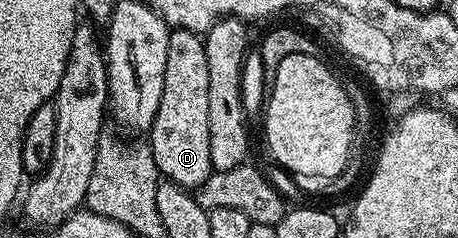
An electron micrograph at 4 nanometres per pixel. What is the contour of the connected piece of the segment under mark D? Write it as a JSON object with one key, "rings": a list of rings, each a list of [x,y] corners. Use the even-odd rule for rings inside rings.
{"rings":[[[173,29],[170,33],[162,104],[158,104],[150,137],[154,164],[167,181],[192,192],[211,176],[210,72],[206,68],[204,39],[192,30]]]}

